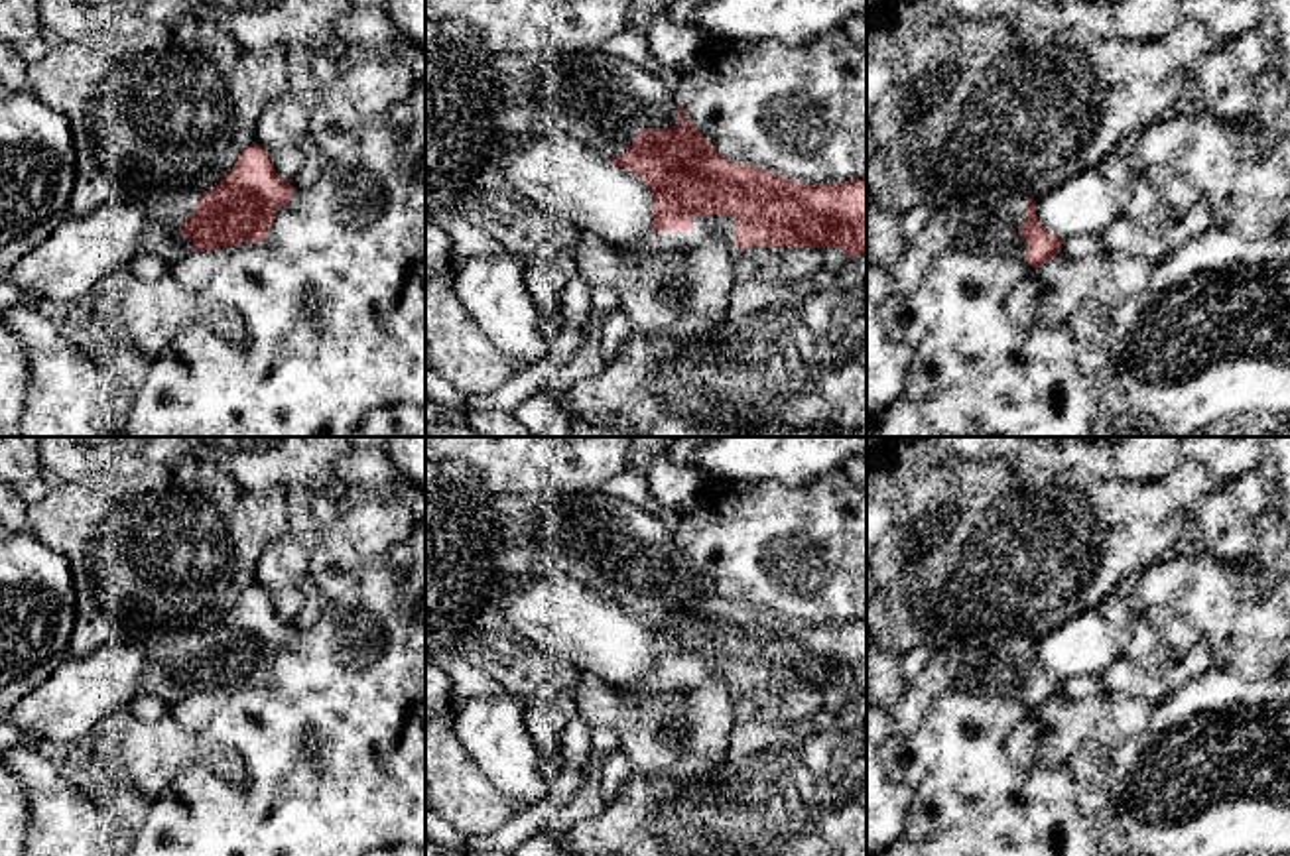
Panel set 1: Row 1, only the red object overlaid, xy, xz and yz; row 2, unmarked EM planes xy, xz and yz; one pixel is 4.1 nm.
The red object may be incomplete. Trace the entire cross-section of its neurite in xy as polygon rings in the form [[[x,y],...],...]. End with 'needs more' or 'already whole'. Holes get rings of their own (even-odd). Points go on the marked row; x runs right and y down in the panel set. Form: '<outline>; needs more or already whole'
[[[254,142],[211,191],[187,191],[148,205],[150,222],[144,226],[138,254],[160,256],[171,266],[191,252],[260,244],[266,240],[276,213],[290,203],[293,193],[295,187],[276,173],[270,152]]]; needs more

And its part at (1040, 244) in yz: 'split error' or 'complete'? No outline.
split error

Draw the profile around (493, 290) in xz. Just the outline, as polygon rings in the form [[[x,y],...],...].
[[[473,256],[461,260],[453,289],[475,323],[516,372],[542,362],[549,340],[540,335],[540,313],[524,285],[528,258]]]

